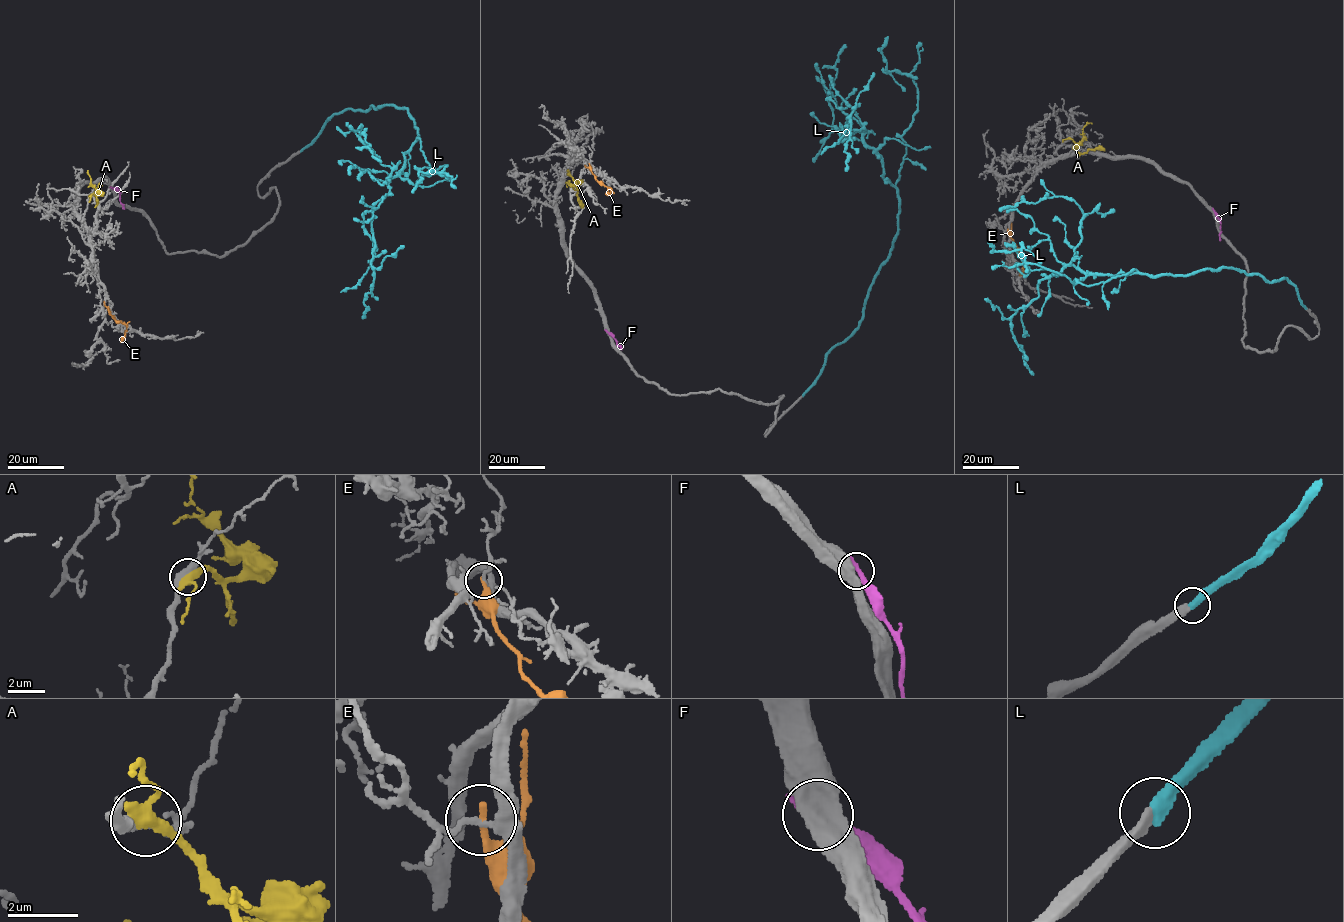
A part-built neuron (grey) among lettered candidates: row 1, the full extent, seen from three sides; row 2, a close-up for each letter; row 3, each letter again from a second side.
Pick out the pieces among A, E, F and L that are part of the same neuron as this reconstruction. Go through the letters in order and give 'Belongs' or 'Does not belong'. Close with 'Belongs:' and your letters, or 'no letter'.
A: Does not belong
E: Does not belong
F: Does not belong
L: Belongs
Belongs: L

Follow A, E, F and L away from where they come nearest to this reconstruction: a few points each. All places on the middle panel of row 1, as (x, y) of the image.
A: (568, 175), (576, 184), (577, 196), (583, 207)
E: (589, 164), (596, 179), (610, 189), (610, 194), (605, 194)
F: (607, 332), (622, 349)
L: (803, 395), (856, 328), (897, 232), (897, 189), (864, 129), (847, 122), (847, 129), (847, 118), (845, 171)

